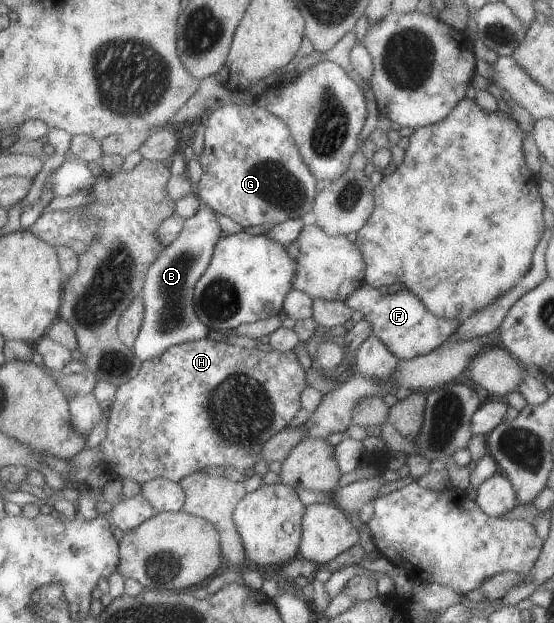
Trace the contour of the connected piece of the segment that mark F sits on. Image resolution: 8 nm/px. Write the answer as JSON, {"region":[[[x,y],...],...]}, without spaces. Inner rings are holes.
{"region":[[[363,283],[357,290],[351,291],[343,301],[352,311],[358,310],[362,319],[370,324],[370,333],[378,338],[400,361],[423,356],[442,342],[459,324],[432,315],[422,302],[406,288],[395,293],[380,293],[375,287]]]}

